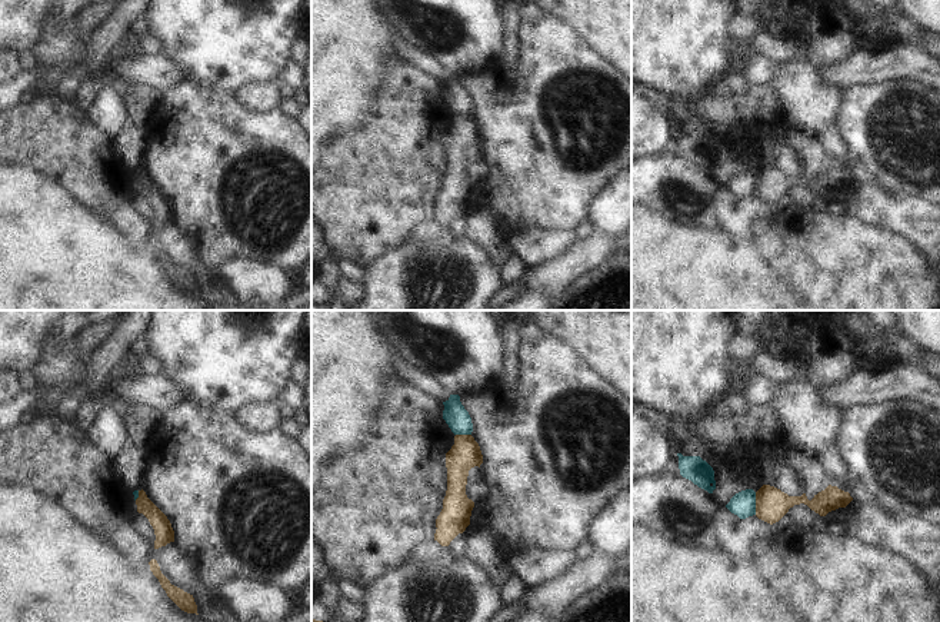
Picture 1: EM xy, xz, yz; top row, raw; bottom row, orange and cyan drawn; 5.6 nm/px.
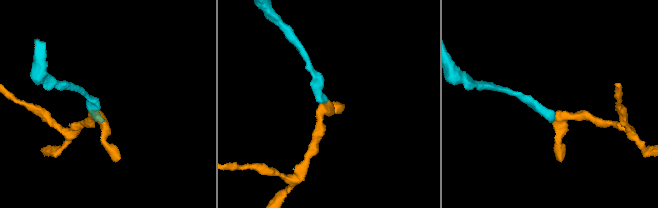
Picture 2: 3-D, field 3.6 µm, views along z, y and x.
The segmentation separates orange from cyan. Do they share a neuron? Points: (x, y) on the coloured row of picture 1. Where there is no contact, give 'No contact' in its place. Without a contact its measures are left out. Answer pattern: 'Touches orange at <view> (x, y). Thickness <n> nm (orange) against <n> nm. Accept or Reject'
Touches orange at yz (756, 504). Thickness 180 nm (orange) against 140 nm. Reject.

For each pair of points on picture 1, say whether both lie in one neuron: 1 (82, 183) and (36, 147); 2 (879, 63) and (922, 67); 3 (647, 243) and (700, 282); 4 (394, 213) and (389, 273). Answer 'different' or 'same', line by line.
1: same
2: same
3: same
4: different

